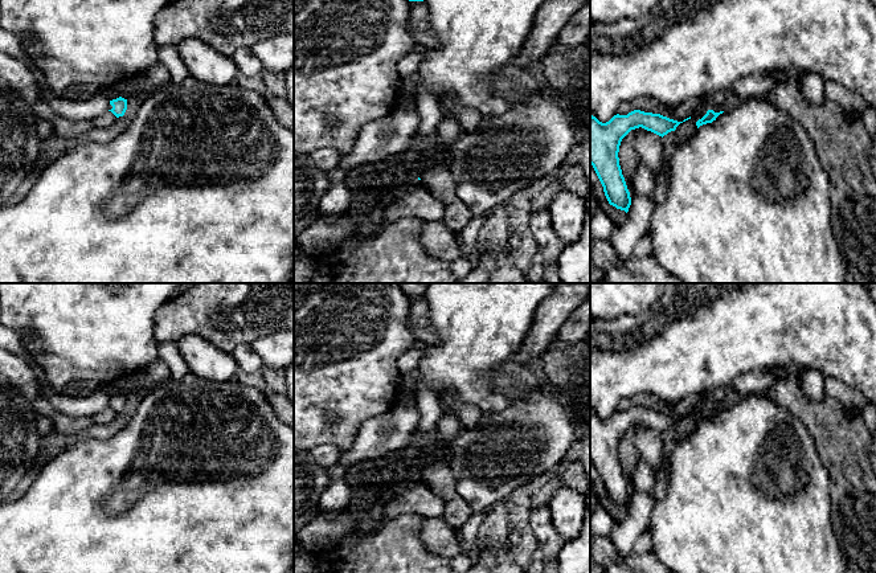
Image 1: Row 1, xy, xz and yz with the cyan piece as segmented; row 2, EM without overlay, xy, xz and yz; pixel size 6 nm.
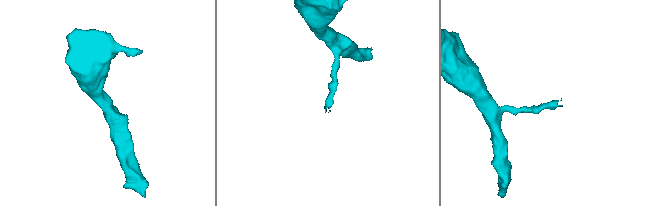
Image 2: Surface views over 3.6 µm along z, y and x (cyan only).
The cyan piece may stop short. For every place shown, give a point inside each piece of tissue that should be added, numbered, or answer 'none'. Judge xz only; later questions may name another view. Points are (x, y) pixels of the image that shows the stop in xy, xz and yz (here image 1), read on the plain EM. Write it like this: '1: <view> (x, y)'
none

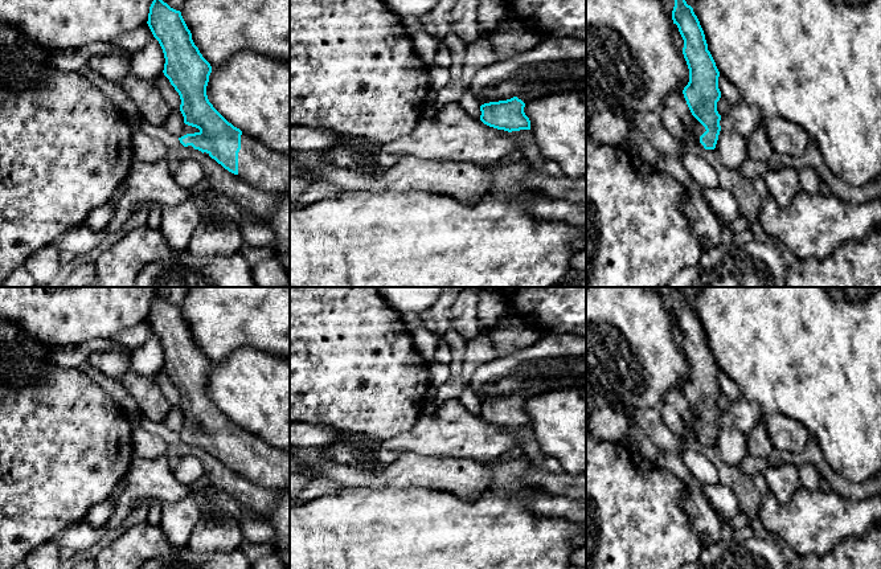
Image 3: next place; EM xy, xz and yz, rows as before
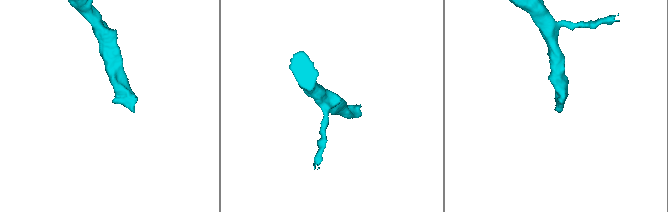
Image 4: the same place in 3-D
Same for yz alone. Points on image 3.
1: yz (676, 413)

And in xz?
1: xz (557, 360)

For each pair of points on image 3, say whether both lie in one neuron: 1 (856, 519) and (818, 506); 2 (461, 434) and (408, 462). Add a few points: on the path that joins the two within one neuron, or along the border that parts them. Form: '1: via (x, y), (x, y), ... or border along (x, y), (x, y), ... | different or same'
1: via (847, 519), (831, 519), (827, 515) | same
2: border along (401, 451), (451, 458) | different

